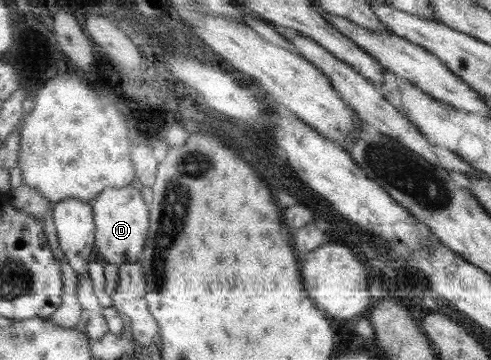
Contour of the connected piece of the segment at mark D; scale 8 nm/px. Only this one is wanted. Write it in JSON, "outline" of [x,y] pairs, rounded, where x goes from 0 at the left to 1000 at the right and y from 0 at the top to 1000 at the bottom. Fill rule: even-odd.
{"outline":[[[271,508],[248,522],[216,522],[204,542],[187,558],[193,589],[193,681],[202,692],[202,714],[214,728],[224,728],[246,739],[248,733],[275,733],[289,725],[301,647],[305,647],[305,581],[293,564],[287,542],[287,517]]]}

